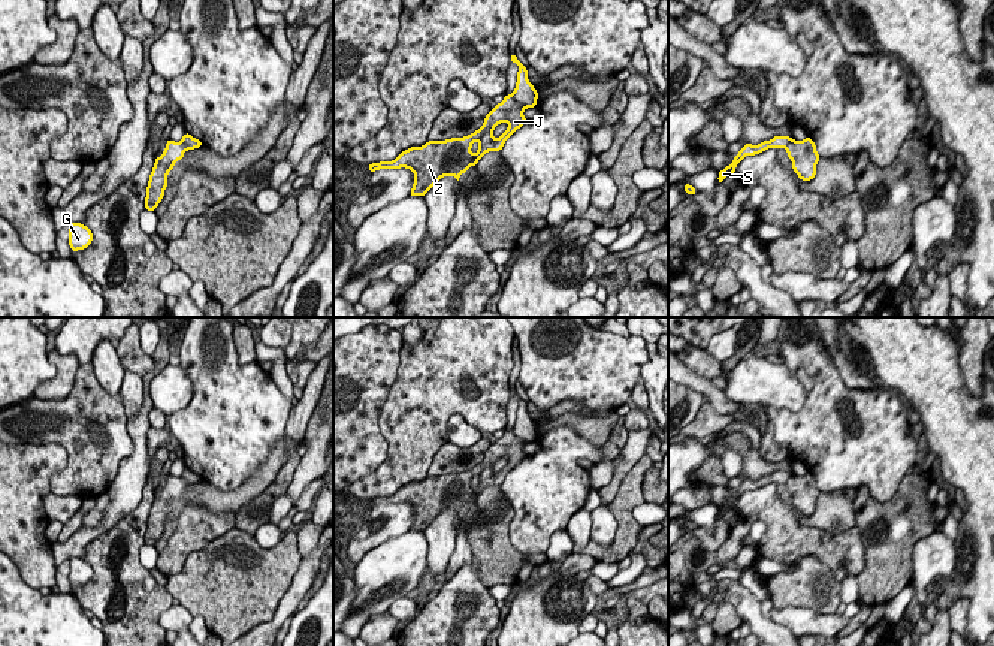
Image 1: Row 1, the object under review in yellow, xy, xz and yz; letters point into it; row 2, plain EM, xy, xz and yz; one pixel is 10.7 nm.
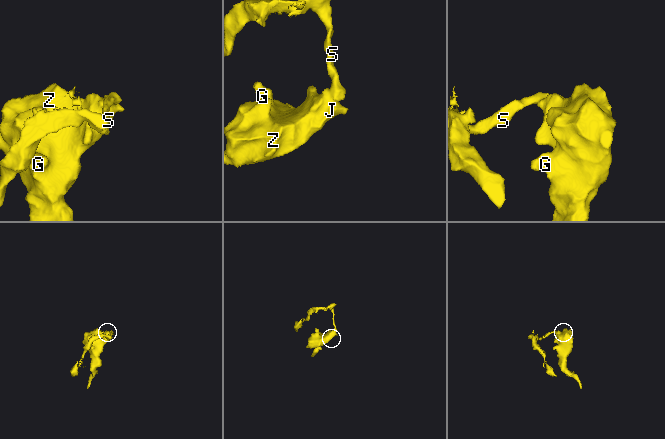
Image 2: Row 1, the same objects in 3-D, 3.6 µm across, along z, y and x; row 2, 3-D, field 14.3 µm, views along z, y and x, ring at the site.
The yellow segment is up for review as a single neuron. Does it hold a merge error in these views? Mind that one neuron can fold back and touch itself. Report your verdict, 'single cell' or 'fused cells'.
fused cells

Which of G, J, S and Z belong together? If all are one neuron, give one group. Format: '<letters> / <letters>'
G J Z / S

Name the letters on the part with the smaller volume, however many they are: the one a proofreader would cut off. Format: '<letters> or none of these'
S

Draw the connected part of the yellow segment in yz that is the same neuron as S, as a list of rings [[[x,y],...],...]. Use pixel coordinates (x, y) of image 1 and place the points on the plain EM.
[[[774,471],[770,476],[764,476],[758,480],[746,479],[743,483],[738,486],[738,489],[734,492],[732,498],[726,501],[723,505],[719,505],[719,513],[717,517],[723,517],[723,514],[729,510],[735,508],[737,499],[746,492],[746,490],[755,490],[759,489],[768,483],[786,483],[786,480],[792,476],[789,471]]]

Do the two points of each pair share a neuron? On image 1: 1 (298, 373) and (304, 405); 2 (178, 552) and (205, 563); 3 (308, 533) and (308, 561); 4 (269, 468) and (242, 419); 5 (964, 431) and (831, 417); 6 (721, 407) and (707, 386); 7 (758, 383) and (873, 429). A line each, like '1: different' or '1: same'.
1: different
2: different
3: different
4: different
5: different
6: same
7: different

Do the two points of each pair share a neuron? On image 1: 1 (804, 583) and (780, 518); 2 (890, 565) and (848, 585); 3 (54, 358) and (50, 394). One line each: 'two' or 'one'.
1: two
2: two
3: one

